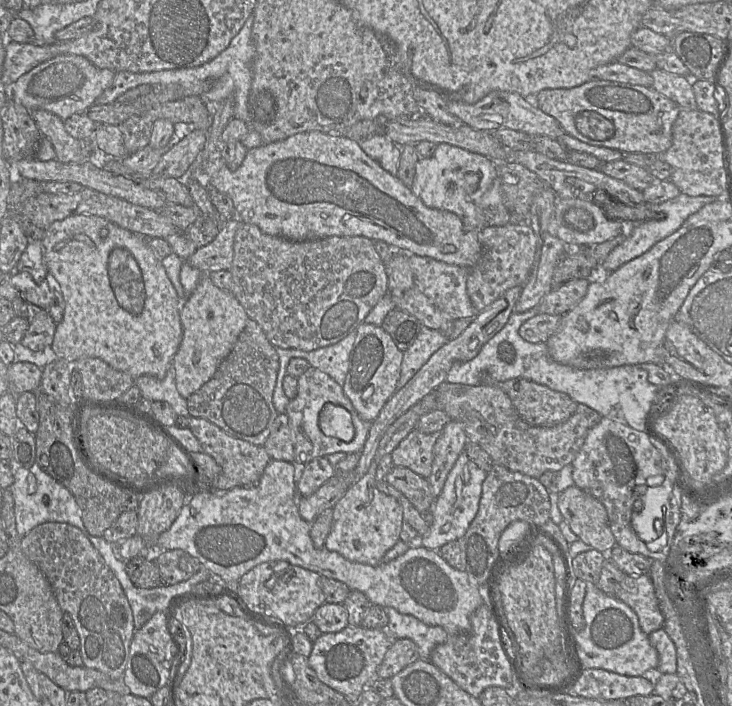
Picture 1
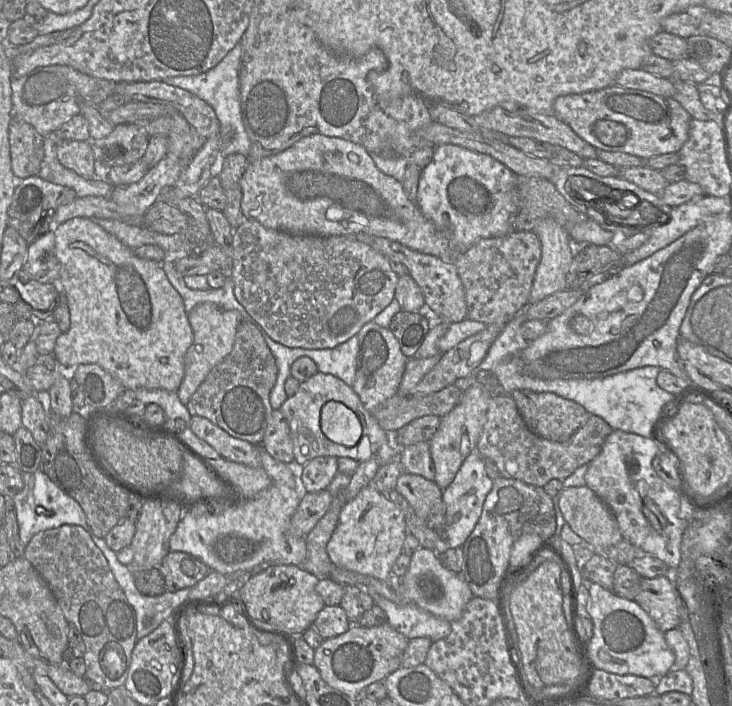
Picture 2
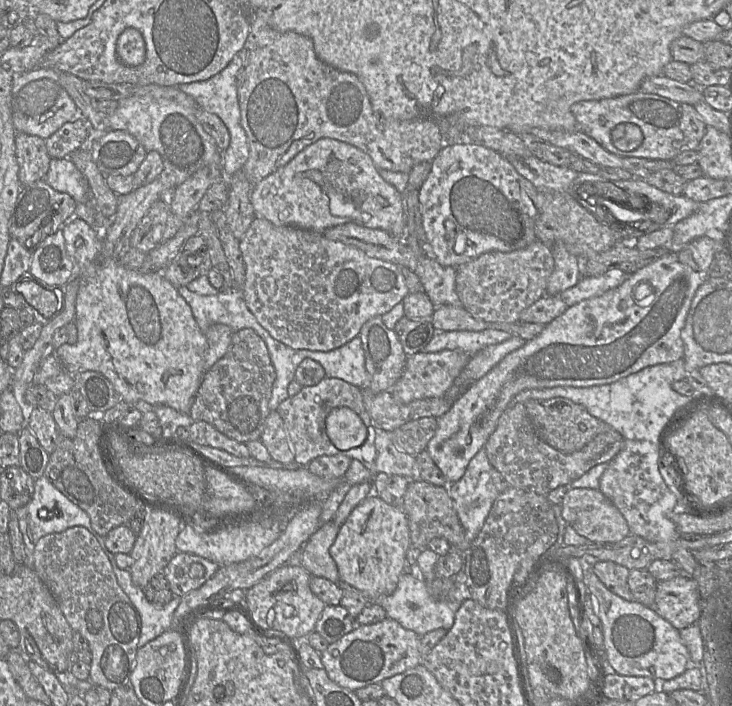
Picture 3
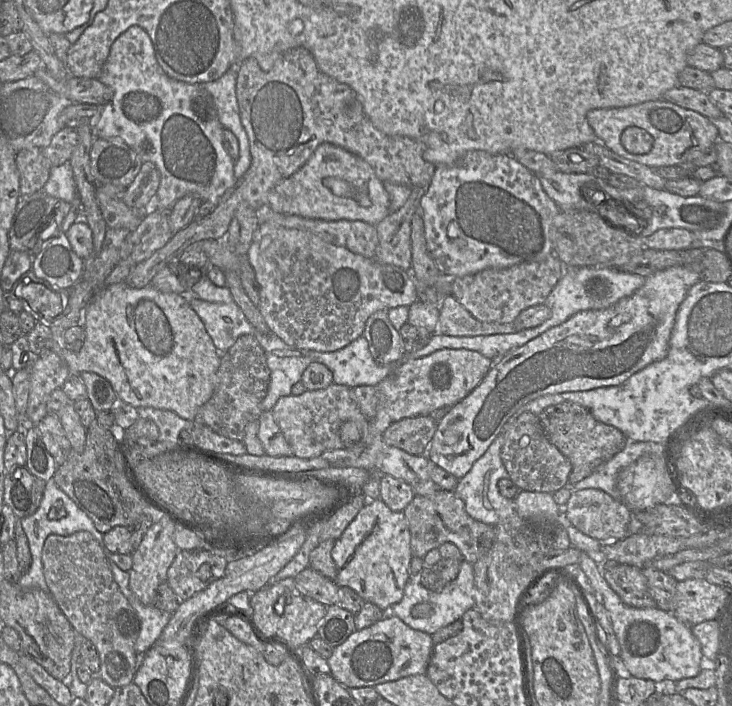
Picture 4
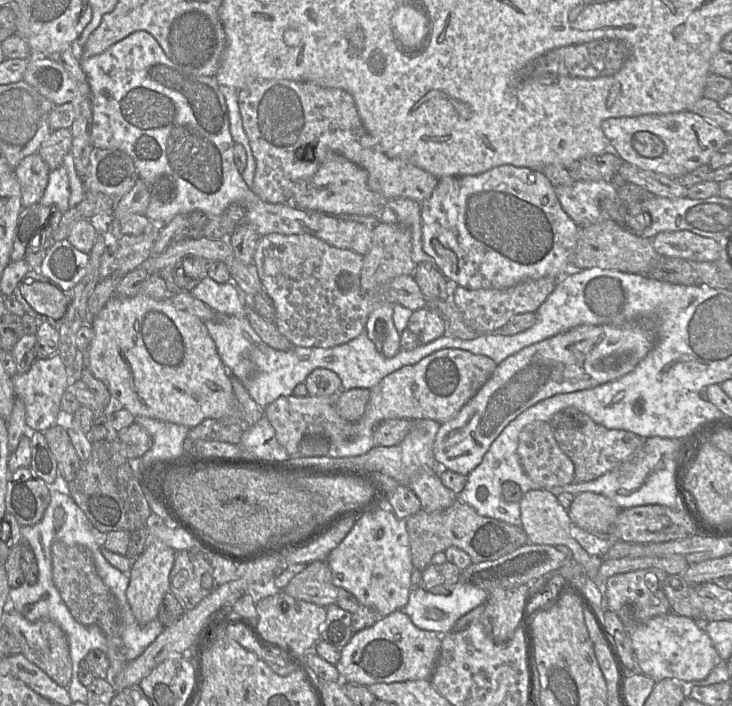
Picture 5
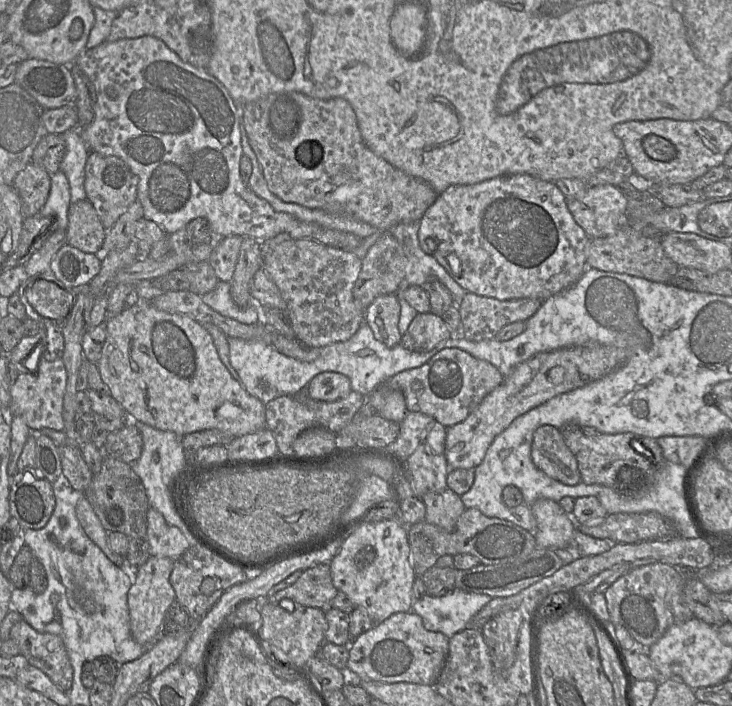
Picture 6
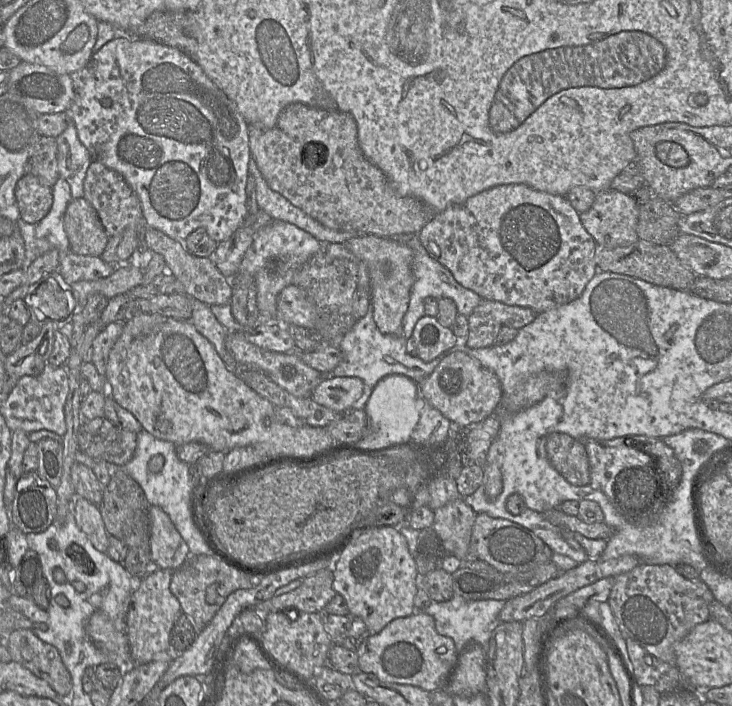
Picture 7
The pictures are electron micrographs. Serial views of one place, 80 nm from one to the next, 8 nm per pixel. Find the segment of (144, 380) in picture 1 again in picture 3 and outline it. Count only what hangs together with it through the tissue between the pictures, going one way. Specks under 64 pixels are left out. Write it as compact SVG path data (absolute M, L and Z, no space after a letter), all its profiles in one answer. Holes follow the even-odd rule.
M137 401L135 407L142 413L154 412L159 420L162 435L157 438L159 441L172 442L178 438L175 436L179 427L189 428L193 419L189 414L181 413L169 406L161 404L150 404L145 401Z

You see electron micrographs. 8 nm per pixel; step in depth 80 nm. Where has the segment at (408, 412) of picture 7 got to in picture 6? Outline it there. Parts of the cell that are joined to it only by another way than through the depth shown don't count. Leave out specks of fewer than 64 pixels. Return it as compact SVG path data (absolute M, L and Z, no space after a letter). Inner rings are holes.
M381 385L366 398L374 413L387 420L402 423L408 413L403 393L386 385Z

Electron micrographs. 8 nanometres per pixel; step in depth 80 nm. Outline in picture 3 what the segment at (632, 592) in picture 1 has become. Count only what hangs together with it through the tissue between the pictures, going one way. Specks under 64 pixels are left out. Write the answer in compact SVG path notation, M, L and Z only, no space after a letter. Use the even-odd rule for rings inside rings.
M687 575L658 581L653 607L650 608L678 630L695 624L701 616L697 583Z

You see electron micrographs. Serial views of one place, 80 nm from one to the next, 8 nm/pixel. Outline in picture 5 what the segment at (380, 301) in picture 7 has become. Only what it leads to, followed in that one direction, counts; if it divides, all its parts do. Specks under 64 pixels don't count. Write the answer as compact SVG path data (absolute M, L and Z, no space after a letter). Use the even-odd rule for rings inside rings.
M383 303L369 315L365 332L376 350L386 358L394 357L401 350L401 337L393 321L394 304Z

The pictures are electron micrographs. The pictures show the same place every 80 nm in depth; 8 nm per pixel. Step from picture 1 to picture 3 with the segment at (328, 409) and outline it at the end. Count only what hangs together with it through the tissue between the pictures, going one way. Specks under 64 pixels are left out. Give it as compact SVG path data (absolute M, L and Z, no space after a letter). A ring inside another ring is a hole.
M337 407L326 418L326 432L335 447L348 451L360 447L367 429L361 418L348 407Z

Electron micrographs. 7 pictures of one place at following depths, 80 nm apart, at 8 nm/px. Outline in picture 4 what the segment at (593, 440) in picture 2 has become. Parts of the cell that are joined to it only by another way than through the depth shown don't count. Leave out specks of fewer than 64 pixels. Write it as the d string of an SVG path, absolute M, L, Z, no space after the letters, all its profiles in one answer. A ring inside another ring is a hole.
M530 412L519 413L515 424L505 431L501 460L509 479L521 491L554 493L568 483L572 472L571 462L549 441L538 416Z

